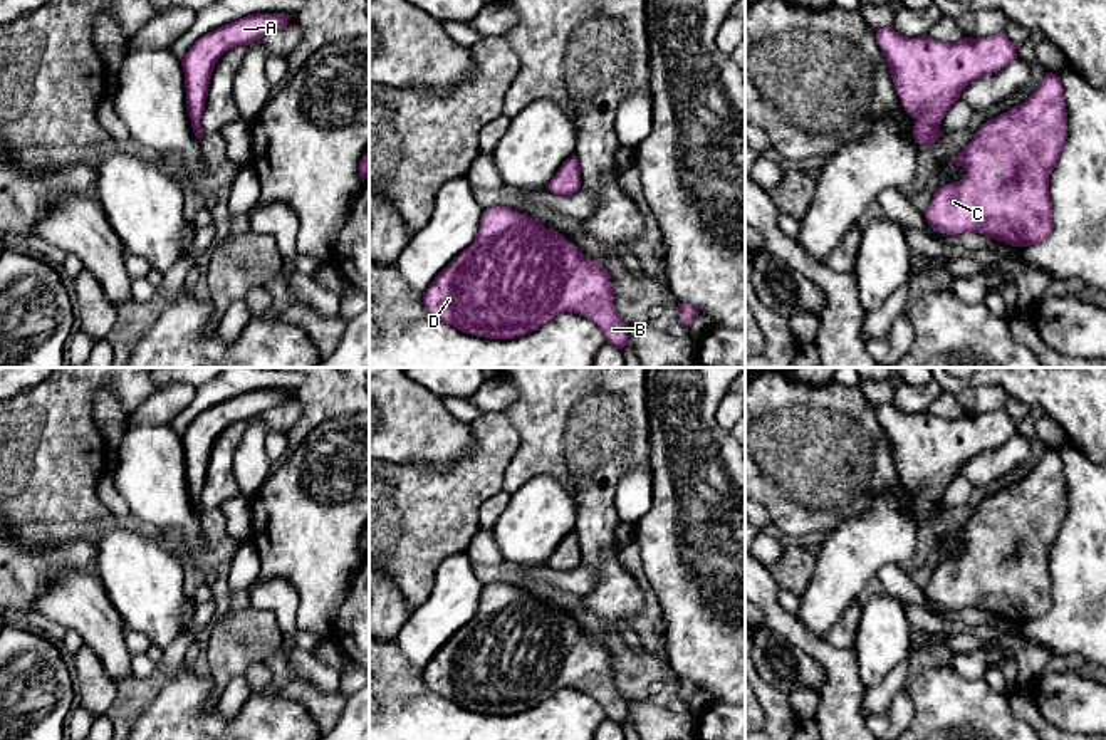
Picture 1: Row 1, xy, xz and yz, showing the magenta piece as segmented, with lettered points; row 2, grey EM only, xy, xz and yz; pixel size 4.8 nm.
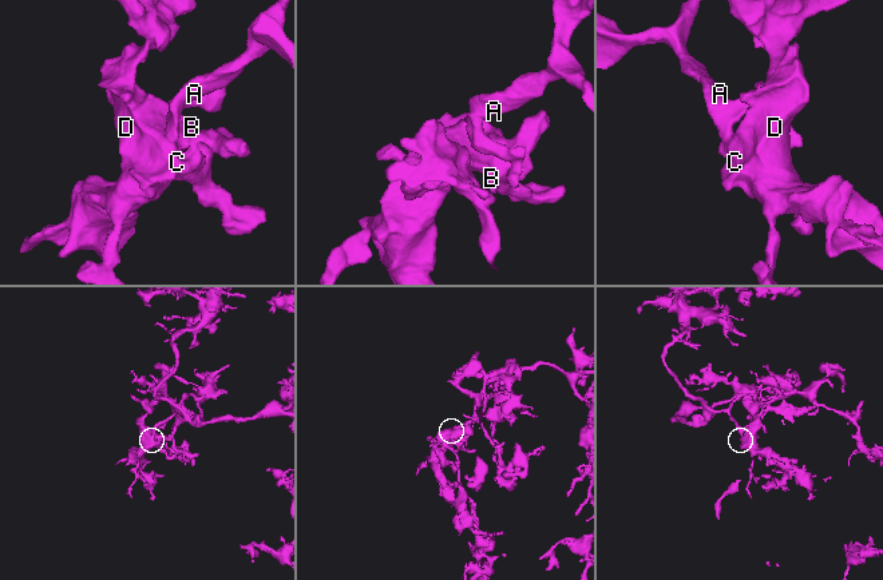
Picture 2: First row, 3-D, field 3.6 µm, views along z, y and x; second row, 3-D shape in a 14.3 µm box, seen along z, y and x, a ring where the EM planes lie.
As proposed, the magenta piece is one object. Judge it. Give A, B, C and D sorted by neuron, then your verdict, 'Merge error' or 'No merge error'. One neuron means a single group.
Groups: A B C D. No merge error

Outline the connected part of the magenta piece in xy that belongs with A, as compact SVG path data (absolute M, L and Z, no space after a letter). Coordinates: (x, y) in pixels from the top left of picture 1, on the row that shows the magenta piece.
M255 13L222 25L198 39L181 59L186 89L186 109L195 136L201 141L201 114L208 96L208 84L218 59L237 45L248 45L270 32L277 32L290 20L289 13Z

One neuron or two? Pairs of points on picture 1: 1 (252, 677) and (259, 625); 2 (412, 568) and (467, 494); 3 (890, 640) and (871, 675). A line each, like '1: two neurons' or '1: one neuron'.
1: two neurons
2: one neuron
3: one neuron

